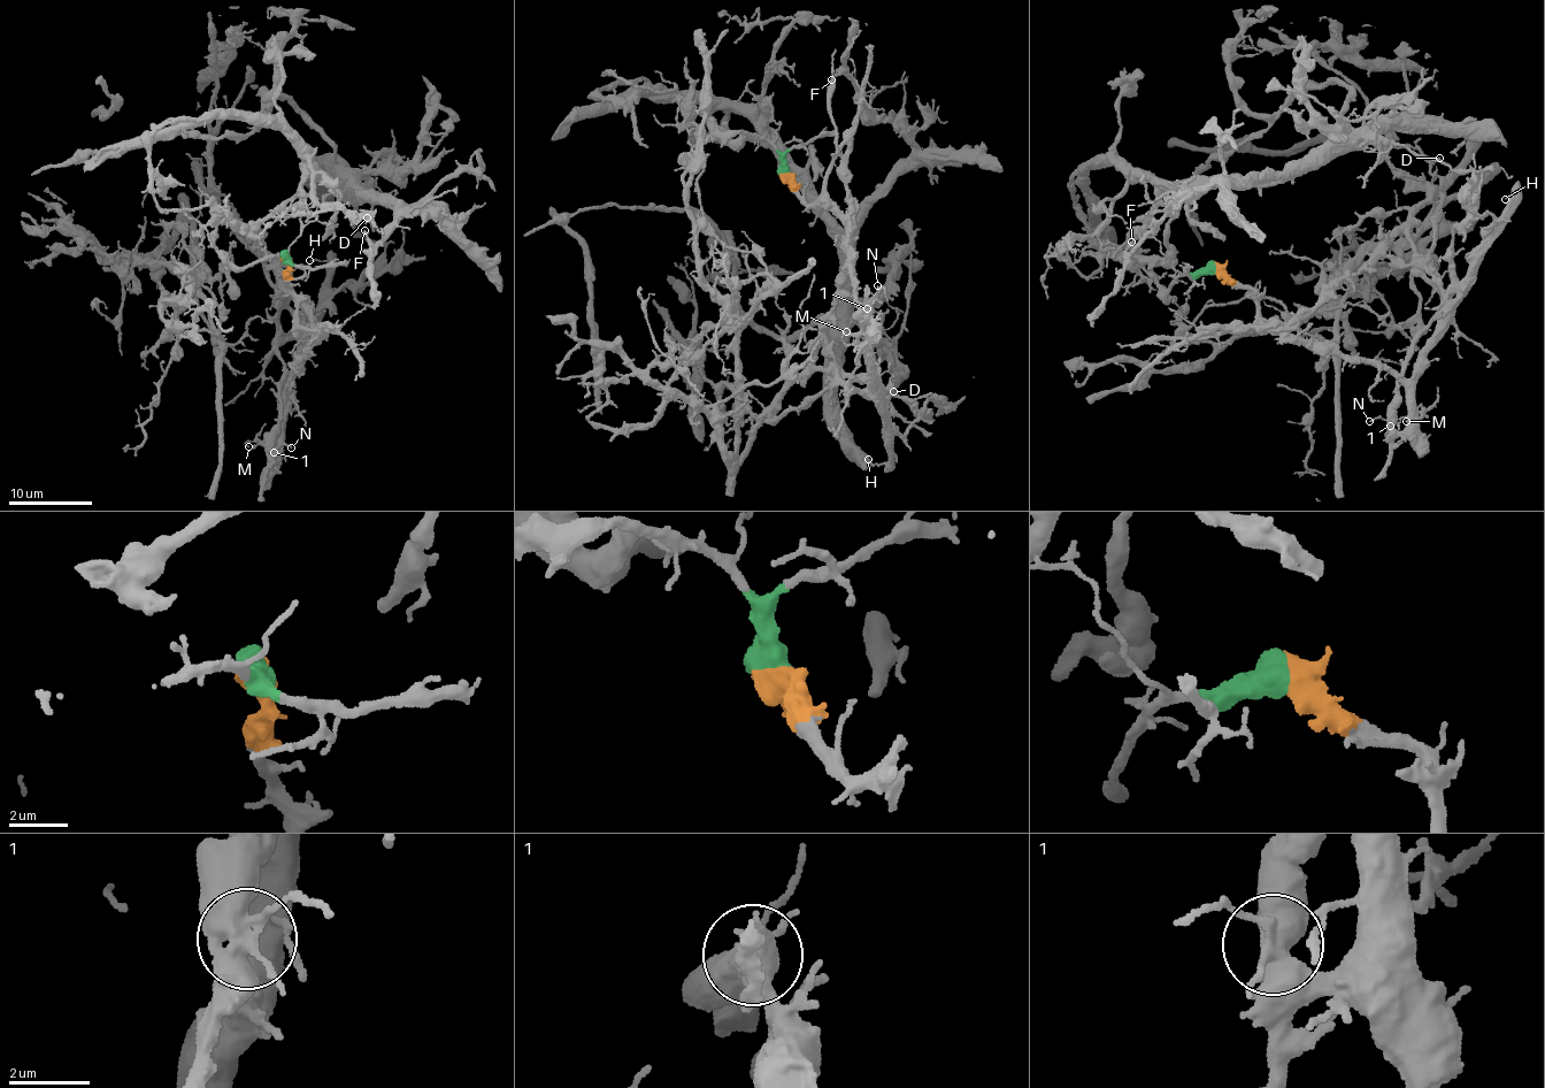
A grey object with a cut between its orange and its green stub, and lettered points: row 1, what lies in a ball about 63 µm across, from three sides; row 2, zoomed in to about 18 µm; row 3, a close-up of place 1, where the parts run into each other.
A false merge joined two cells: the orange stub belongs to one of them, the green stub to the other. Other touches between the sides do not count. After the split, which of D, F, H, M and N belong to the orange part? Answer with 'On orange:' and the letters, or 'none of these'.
On orange: H, M, N

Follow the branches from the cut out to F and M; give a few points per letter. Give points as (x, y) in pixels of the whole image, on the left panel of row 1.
F: (287, 257), (300, 232), (308, 174), (355, 194), (439, 207), (406, 213), (375, 244), (363, 230)
M: (286, 257), (302, 354), (284, 388), (290, 400), (283, 438), (269, 450), (246, 442), (250, 447)

